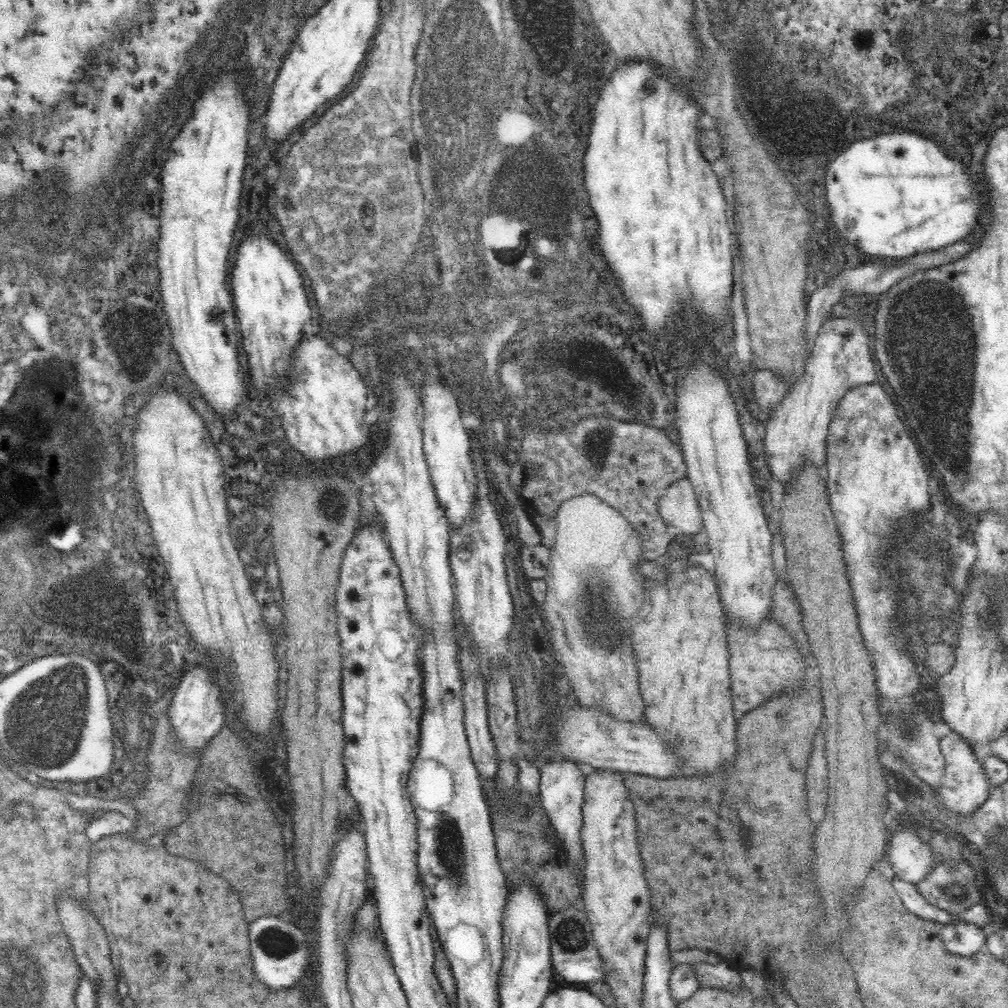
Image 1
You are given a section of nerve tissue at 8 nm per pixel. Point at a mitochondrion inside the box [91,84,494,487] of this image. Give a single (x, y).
(322, 202)

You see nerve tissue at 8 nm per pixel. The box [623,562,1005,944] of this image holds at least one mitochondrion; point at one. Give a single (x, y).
(950, 888)

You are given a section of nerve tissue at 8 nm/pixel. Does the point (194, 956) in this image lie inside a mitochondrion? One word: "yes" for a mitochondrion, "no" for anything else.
no

